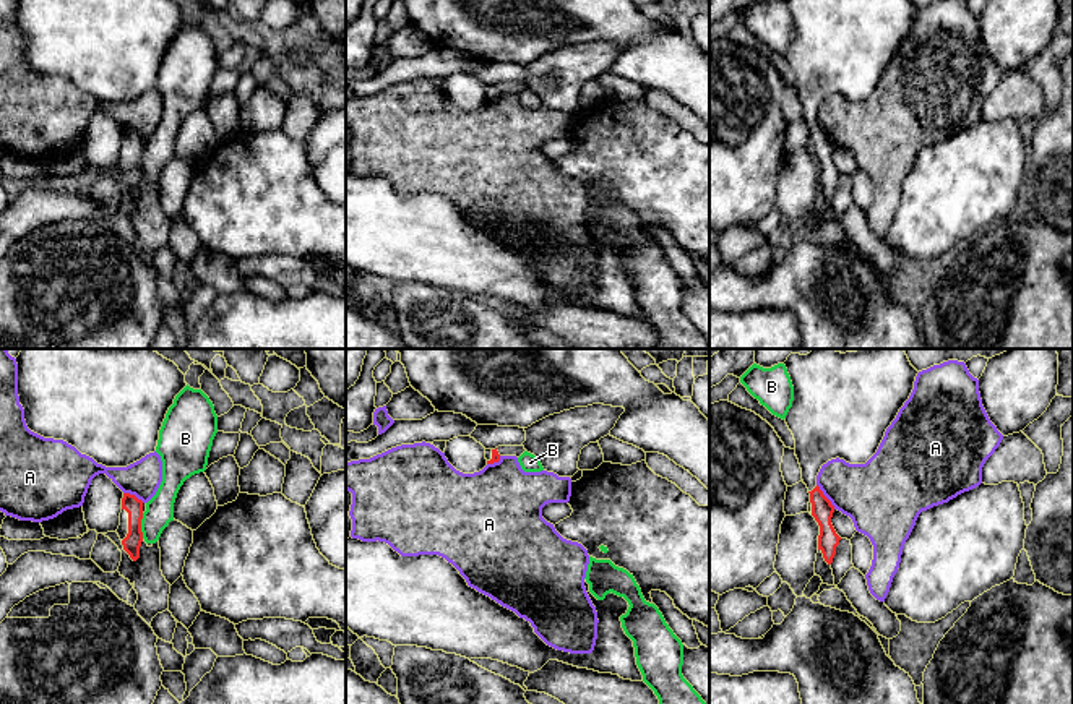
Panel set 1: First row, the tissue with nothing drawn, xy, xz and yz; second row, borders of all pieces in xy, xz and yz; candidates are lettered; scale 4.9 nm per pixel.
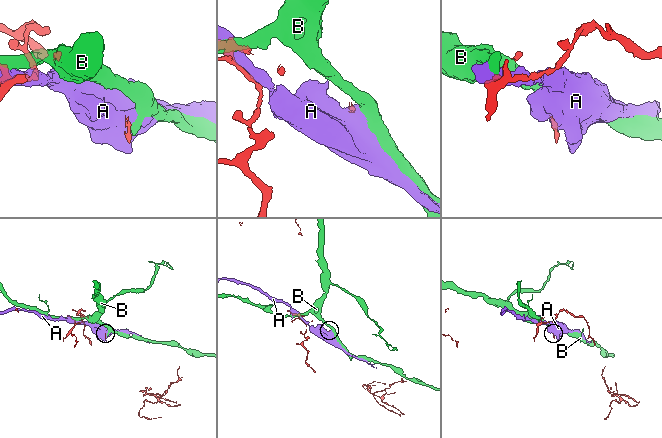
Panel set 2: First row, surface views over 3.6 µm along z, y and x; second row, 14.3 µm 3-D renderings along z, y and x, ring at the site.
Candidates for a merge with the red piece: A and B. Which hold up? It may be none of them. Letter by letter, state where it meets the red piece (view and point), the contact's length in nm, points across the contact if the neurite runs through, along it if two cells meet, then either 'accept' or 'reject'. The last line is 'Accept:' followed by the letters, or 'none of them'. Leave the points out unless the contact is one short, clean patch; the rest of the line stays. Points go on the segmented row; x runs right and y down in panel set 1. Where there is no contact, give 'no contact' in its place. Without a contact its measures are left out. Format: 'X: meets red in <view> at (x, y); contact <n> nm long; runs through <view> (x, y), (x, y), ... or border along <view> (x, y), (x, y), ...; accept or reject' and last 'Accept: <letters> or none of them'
A: meets red in yz at (825, 497); contact 160 nm long; reject
B: meets red in xy at (140, 526); contact 130 nm long; border along xy (143, 513), (142, 537); reject
Accept: none of them

